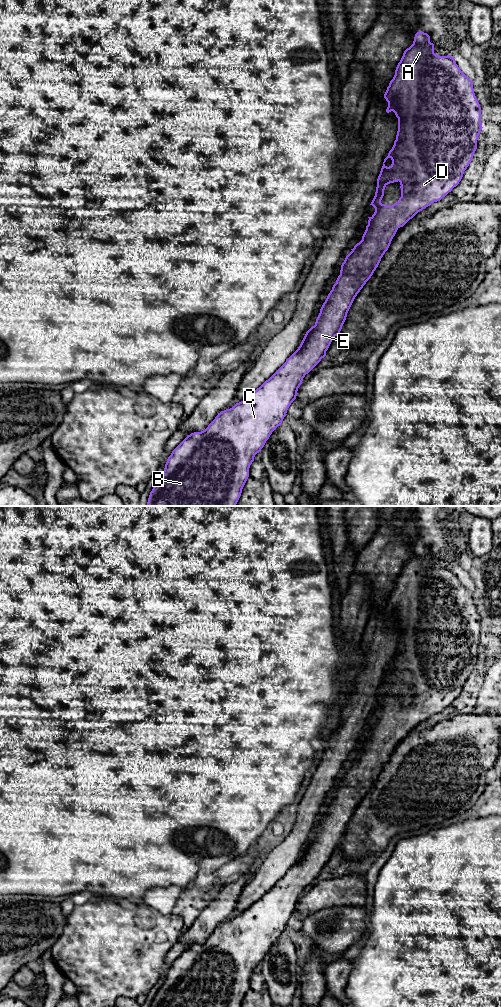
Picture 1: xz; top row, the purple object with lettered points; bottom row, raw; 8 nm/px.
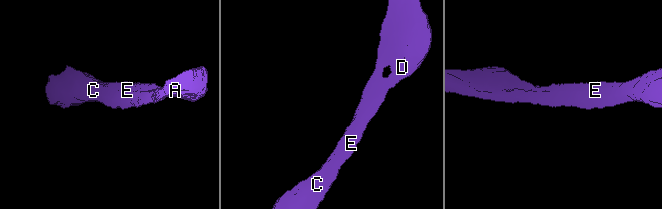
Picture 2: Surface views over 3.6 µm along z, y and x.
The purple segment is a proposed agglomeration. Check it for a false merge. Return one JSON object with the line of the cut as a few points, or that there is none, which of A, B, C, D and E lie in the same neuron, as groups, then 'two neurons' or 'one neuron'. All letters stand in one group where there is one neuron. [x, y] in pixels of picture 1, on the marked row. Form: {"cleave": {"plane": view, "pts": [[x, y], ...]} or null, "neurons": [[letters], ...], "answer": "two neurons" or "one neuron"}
{"cleave": null, "neurons": [["A", "B", "C", "D", "E"]], "answer": "one neuron"}

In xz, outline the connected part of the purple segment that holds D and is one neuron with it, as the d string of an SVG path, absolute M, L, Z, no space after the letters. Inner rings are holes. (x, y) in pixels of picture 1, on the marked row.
M422 31L417 32L413 44L403 53L384 98L388 102L386 112L393 111L398 118L398 131L377 179L375 196L370 204L375 208L375 212L368 217L368 225L362 240L351 249L342 263L340 275L323 303L315 325L306 332L298 349L259 388L232 408L218 413L205 430L187 435L172 451L163 473L150 492L147 506L236 506L249 477L249 468L255 455L264 447L272 432L282 424L289 406L296 399L305 375L326 356L332 340L340 334L355 297L373 275L397 230L418 212L440 201L461 181L477 149L478 136L483 127L481 107L474 93L473 81L460 70L454 57L436 55L430 36ZM398 181L401 185L401 197L398 202L392 206L382 204L385 187Z

